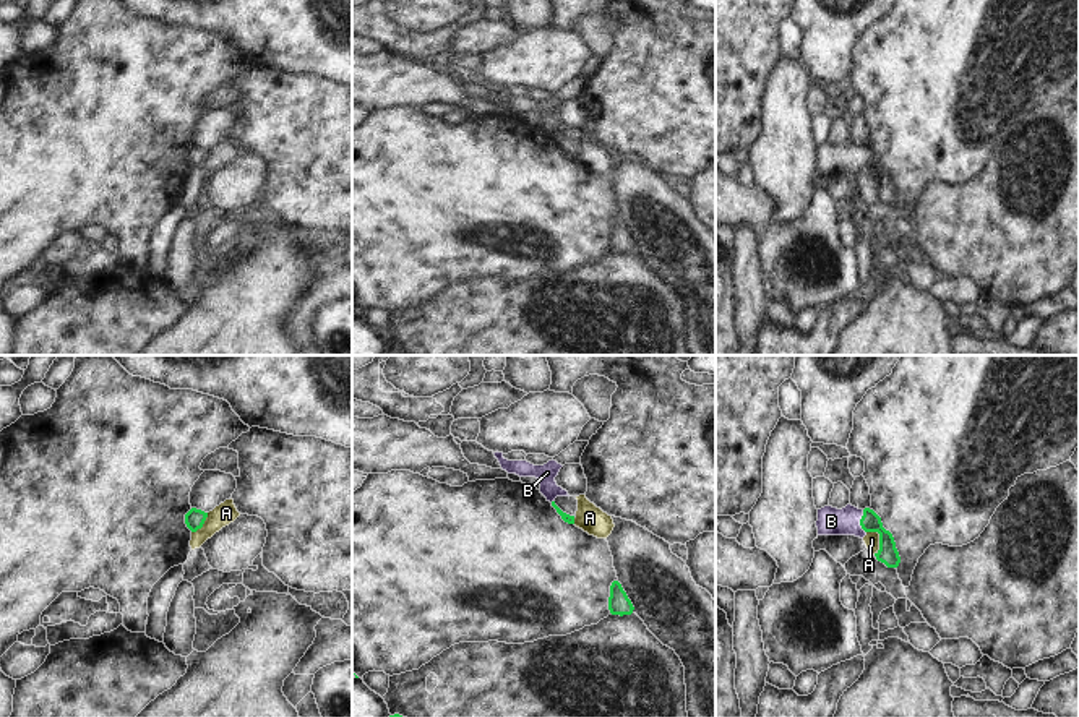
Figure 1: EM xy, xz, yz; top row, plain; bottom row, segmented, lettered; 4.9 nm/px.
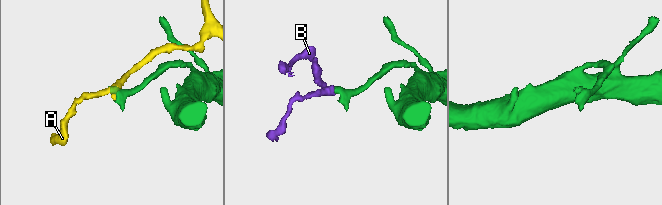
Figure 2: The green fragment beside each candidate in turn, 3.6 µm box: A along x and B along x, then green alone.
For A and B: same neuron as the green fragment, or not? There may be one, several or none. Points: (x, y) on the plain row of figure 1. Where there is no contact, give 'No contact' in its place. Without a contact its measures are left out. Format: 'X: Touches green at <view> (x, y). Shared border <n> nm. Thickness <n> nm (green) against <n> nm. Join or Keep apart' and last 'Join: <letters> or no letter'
A: Touches green at yz (880, 176). Shared border 130 nm. Thickness 100 nm (green) against 80 nm. Keep apart
B: Touches green at yz (860, 158). Shared border 120 nm. Thickness 100 nm (green) against 140 nm. Join
Join: B.

